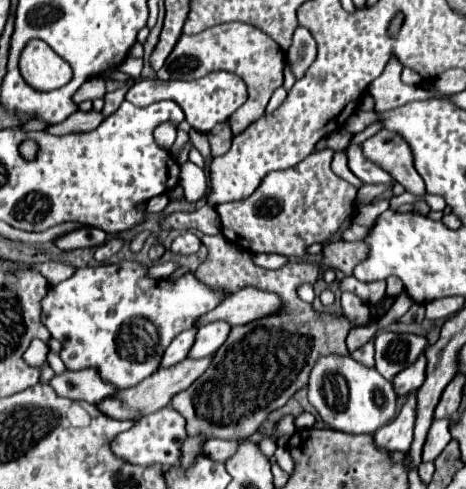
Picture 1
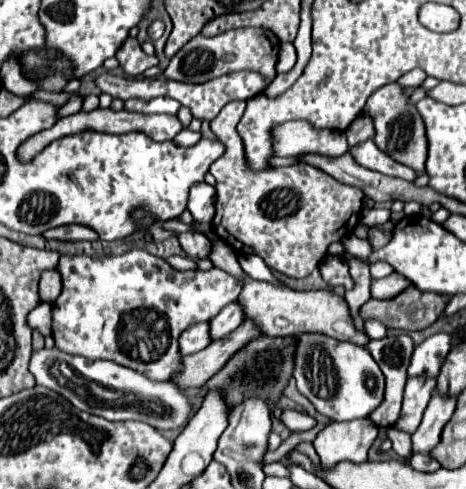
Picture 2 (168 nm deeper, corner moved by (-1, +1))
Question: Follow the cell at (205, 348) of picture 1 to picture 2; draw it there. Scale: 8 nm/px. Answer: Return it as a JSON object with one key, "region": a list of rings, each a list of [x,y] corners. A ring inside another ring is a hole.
{"region":[[[232,302],[226,308],[222,308],[222,312],[218,316],[214,316],[214,320],[210,320],[210,338],[220,340],[226,334],[230,334],[234,328],[238,328],[242,322],[244,322],[244,318],[242,318],[240,304]]]}

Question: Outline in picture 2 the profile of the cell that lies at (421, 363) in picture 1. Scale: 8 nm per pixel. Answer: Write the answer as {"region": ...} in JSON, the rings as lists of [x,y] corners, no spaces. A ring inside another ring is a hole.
{"region":[[[434,334],[416,346],[408,366],[408,378],[436,378],[450,352],[450,334]]]}

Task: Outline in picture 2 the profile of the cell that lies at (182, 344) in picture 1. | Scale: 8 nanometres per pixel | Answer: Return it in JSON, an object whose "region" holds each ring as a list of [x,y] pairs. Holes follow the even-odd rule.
{"region":[[[194,324],[194,326],[186,328],[186,332],[182,332],[182,336],[178,338],[178,344],[180,344],[182,356],[196,354],[198,350],[204,350],[210,344],[208,324]]]}

